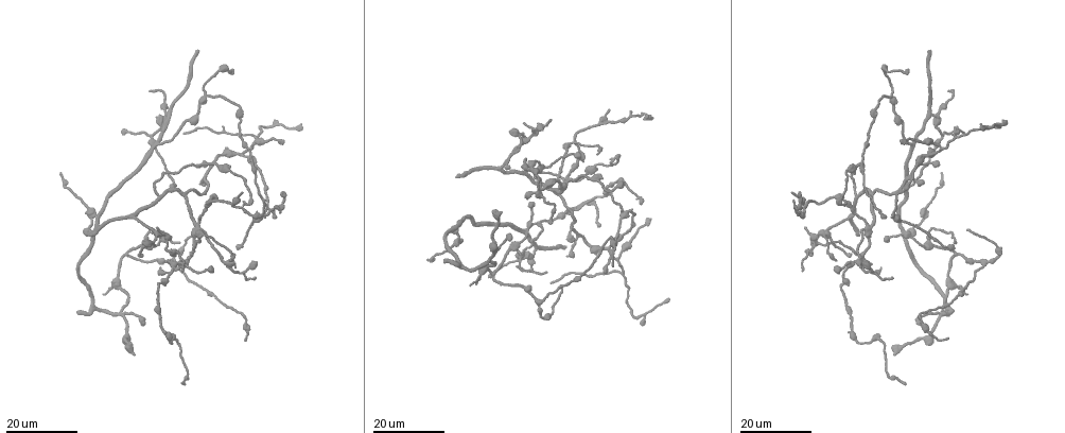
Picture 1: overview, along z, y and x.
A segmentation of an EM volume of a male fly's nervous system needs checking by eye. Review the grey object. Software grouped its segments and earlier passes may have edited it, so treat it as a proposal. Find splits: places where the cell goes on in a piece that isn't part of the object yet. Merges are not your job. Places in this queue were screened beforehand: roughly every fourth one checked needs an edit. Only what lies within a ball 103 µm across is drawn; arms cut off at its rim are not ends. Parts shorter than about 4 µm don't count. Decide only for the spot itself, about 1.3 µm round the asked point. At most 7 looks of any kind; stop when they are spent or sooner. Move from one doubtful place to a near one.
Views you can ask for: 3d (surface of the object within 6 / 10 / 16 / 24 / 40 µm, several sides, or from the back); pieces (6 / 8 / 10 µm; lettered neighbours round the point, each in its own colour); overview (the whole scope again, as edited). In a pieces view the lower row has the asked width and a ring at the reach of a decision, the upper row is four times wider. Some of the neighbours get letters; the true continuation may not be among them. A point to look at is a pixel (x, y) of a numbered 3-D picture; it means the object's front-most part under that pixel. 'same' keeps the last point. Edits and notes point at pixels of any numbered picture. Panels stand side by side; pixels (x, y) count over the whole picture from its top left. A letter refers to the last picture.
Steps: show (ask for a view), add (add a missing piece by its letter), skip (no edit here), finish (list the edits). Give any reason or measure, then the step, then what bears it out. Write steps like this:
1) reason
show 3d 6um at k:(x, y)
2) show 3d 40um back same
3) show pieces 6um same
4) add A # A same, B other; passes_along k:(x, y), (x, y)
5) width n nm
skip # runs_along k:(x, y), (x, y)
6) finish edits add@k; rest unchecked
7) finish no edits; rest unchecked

an open end
show 3d 24um at 1:(968, 230)

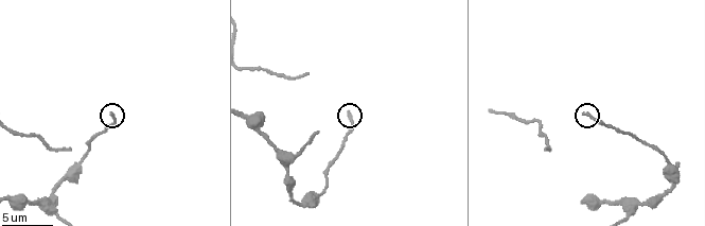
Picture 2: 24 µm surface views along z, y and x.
show pieces 8um at 2:(347, 111)

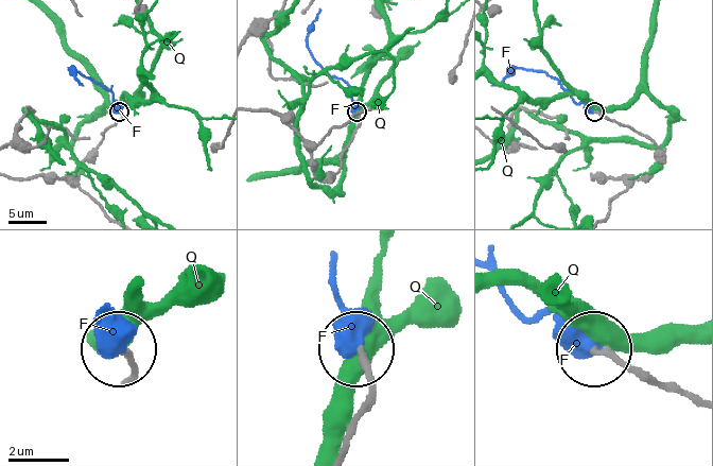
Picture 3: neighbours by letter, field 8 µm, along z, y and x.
add F # F same, Q other; it goes on there

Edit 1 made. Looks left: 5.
an open end
show 3d 10um at 2:(69, 148)

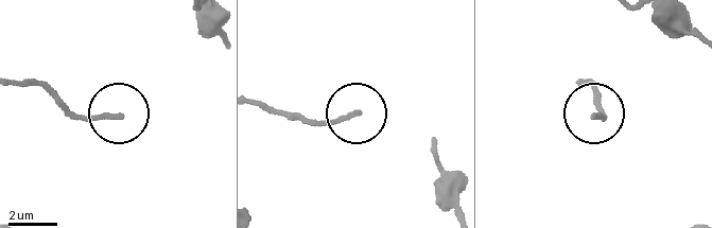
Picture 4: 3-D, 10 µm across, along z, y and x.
show pieces 8um at 4:(594, 116)

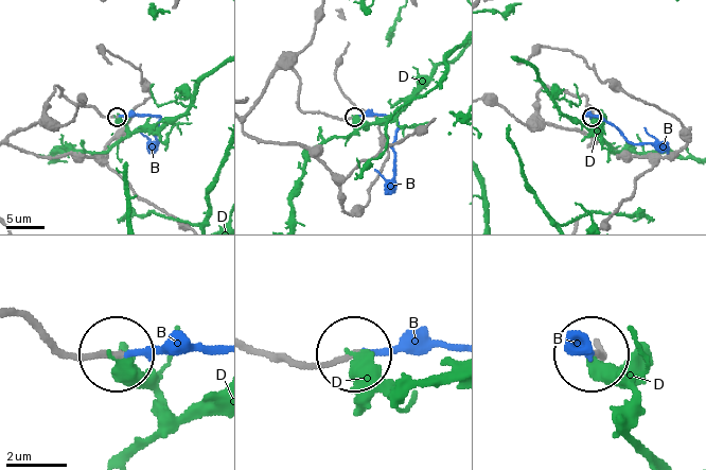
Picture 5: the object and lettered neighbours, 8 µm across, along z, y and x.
add B # B same, D other; passes_along 5:(278, 351), (306, 366), (329, 366), (362, 351), (451, 344); it goes on there

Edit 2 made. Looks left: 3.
see it whole again
show overview

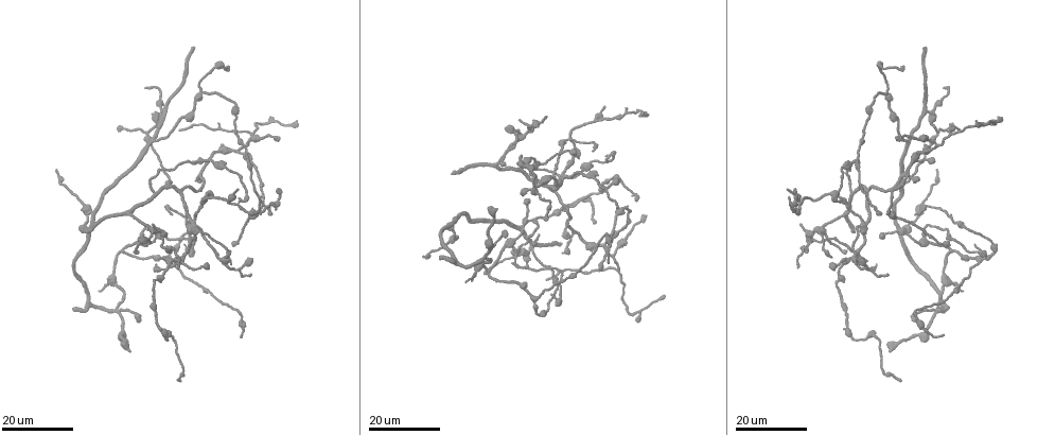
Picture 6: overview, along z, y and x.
tapers out
show 3d 16um at 6:(171, 213)

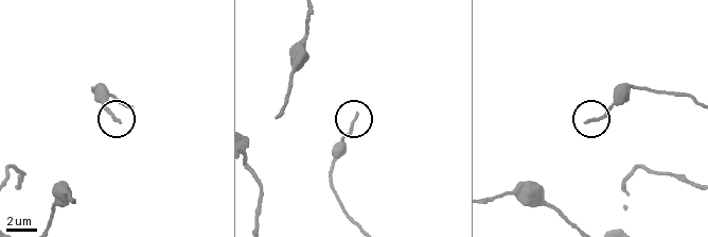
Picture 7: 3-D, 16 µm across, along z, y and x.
what lies round it
show pieces 6um at 7:(585, 123)

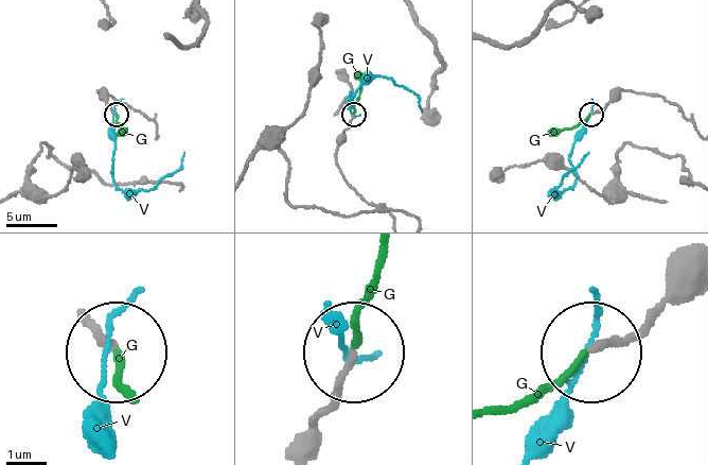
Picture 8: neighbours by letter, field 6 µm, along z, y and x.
width 170 nm
add G # G same, V other; passes_along 8:(91, 323), (124, 386); it goes on there

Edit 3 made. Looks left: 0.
finish edits add@3, add@5, add@8; rest unchecked

